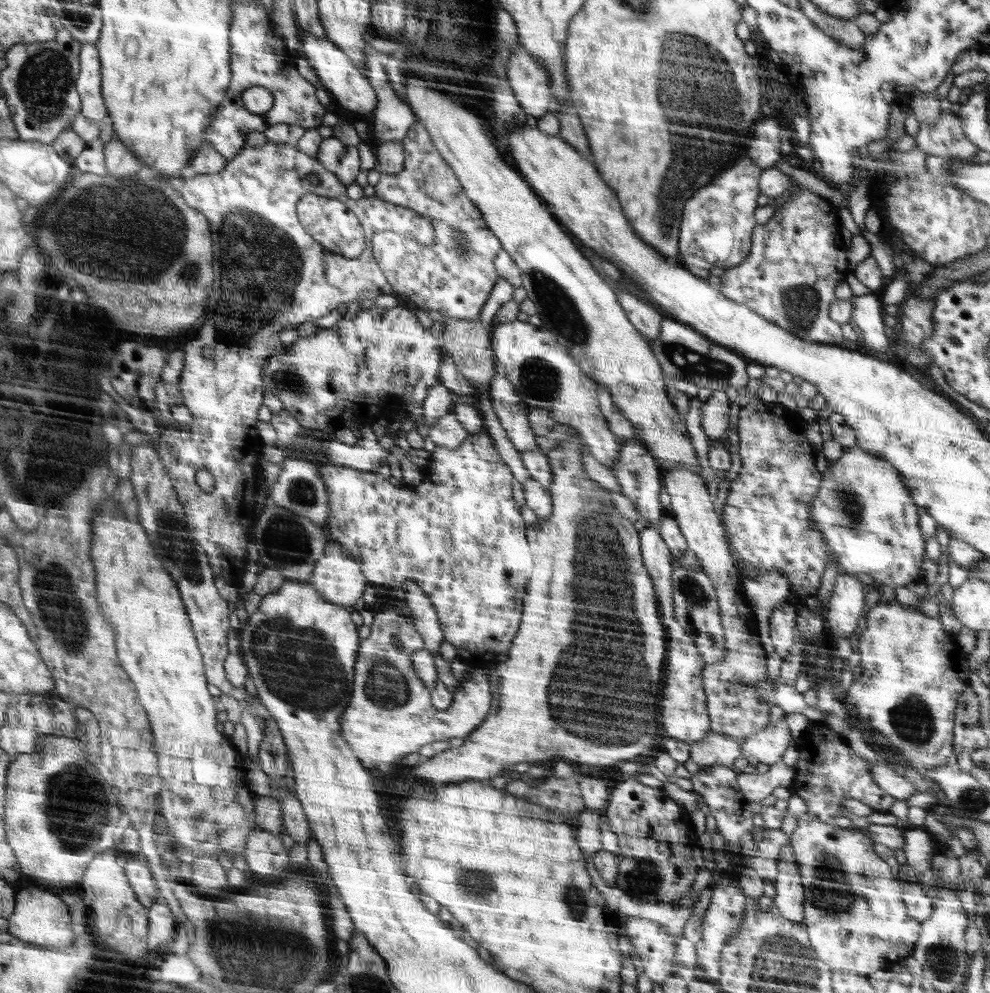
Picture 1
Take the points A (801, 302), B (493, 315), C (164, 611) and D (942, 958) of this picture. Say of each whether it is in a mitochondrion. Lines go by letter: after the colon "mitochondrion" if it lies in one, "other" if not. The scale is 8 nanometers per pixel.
A: mitochondrion
B: other
C: other
D: mitochondrion

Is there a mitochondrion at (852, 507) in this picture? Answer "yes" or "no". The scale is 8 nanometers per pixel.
yes

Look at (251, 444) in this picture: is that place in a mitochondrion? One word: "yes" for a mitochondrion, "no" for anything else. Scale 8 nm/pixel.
no

